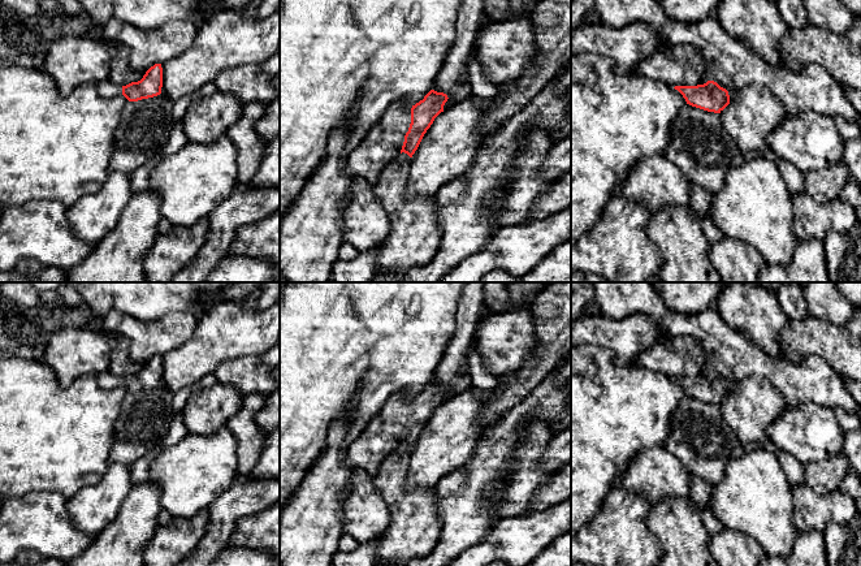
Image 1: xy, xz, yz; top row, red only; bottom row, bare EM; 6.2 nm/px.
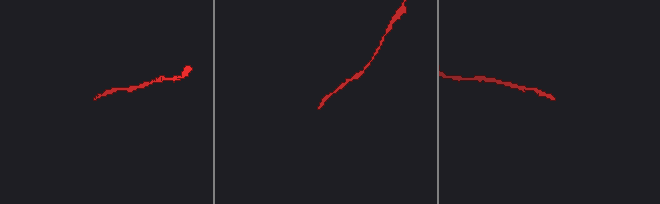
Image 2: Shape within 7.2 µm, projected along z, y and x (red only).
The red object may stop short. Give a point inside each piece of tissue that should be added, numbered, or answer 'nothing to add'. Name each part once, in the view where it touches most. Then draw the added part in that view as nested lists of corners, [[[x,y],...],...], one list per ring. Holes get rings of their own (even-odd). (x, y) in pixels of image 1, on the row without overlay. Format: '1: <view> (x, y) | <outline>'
1: xz (383, 436) | [[[403,393],[391,396],[381,411],[369,422],[362,435],[349,446],[346,458],[354,470],[364,470],[373,476],[384,461],[401,445],[404,427],[411,415],[411,401]]]

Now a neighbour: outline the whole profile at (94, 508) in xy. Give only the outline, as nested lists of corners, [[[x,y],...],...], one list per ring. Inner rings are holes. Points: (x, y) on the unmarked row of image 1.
[[[109,463],[99,483],[69,498],[68,509],[75,527],[88,535],[98,535],[116,519],[131,488],[130,466]]]

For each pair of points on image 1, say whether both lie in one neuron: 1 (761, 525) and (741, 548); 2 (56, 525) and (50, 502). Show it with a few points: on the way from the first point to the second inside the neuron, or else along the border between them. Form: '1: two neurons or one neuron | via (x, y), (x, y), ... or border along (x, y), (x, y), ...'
1: two neurons | border along (725, 527), (751, 536), (765, 552)
2: one neuron | via (51, 519), (50, 508)

